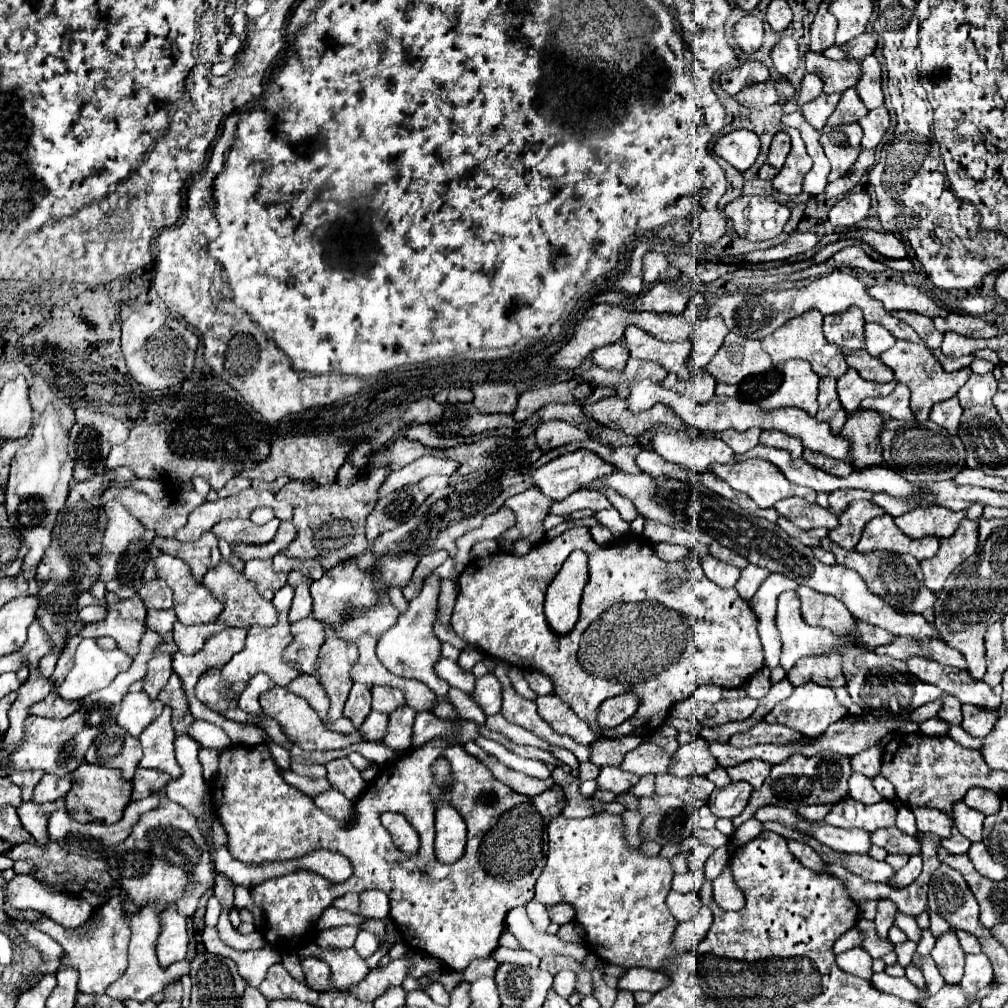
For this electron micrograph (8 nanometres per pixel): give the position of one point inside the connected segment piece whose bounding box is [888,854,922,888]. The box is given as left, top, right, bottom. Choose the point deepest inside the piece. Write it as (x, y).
(907, 875)

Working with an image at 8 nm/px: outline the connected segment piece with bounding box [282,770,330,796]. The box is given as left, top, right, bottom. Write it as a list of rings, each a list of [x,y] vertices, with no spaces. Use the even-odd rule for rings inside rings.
[[[292,770],[282,772],[282,776],[284,776],[284,780],[286,780],[290,786],[294,786],[294,788],[300,790],[300,792],[304,792],[306,796],[318,796],[318,794],[330,790],[330,784],[328,784],[326,778],[322,778],[322,780],[312,780],[312,778],[298,776],[298,774],[294,774]]]

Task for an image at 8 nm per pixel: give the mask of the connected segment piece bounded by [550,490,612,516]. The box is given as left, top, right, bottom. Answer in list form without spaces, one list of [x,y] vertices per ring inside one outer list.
[[[578,490],[576,494],[570,494],[568,498],[564,498],[562,502],[554,502],[550,514],[560,514],[560,516],[568,516],[574,510],[604,510],[604,508],[612,508],[612,504],[596,490]]]

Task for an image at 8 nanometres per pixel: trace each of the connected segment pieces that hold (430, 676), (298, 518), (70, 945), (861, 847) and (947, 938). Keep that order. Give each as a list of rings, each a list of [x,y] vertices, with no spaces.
[[[430,574],[428,580],[424,580],[424,588],[420,592],[420,596],[416,600],[410,602],[408,610],[404,614],[400,614],[398,622],[378,640],[378,648],[376,654],[380,658],[380,662],[392,670],[396,676],[402,678],[414,678],[424,682],[438,698],[444,698],[450,690],[450,684],[442,678],[438,678],[438,674],[434,672],[436,662],[442,658],[440,654],[440,640],[434,634],[434,622],[436,622],[436,602],[438,602],[438,594],[440,594],[440,578]]]
[[[378,468],[366,478],[354,482],[352,486],[340,486],[338,482],[322,484],[316,490],[304,488],[302,482],[292,480],[282,488],[282,498],[292,498],[294,506],[294,526],[298,530],[294,542],[284,548],[284,556],[298,560],[318,560],[326,570],[344,562],[348,558],[358,558],[364,568],[374,566],[374,556],[370,552],[370,544],[364,532],[364,520],[376,506],[376,494],[382,482],[386,480],[388,470]]]
[[[112,896],[106,904],[96,908],[92,912],[92,916],[88,918],[88,924],[84,924],[82,928],[76,928],[76,930],[66,930],[64,926],[48,920],[46,916],[40,916],[40,918],[32,920],[30,924],[36,926],[40,932],[46,932],[48,936],[52,936],[58,944],[62,944],[62,948],[66,952],[62,964],[76,968],[80,972],[78,992],[104,994],[106,988],[124,974],[130,928],[128,928],[128,922],[126,922],[126,916],[122,912],[122,904],[120,904],[118,896]]]
[[[826,822],[814,824],[814,838],[818,842],[826,844],[828,848],[836,850],[836,852],[846,852],[846,854],[860,852],[860,854],[866,854],[870,850],[868,832],[836,828],[836,826],[830,826]]]
[[[950,930],[936,940],[932,958],[946,984],[960,984],[964,974],[964,952],[956,940],[956,932]]]

